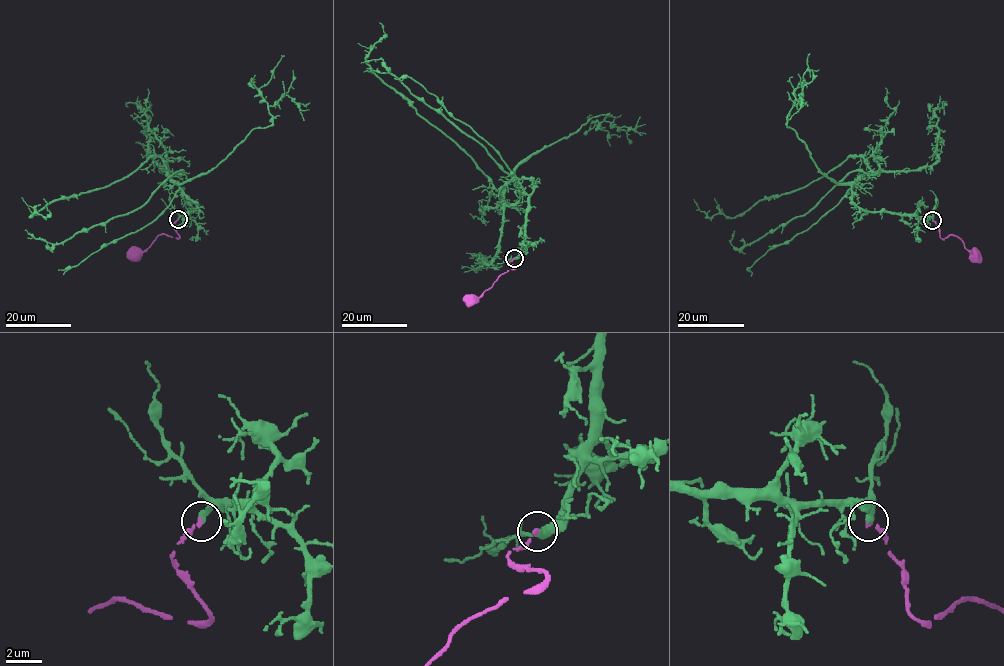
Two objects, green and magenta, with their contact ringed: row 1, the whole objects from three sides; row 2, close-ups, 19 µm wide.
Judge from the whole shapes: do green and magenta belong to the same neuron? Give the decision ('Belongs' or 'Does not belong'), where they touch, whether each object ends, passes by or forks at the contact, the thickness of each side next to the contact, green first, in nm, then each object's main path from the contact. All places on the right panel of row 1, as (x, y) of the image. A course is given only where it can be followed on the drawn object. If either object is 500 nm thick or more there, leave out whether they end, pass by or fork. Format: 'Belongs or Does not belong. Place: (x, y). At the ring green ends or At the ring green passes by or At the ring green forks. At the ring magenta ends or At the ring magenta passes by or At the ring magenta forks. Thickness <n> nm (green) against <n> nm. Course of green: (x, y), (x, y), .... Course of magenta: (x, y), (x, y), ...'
Belongs. Place: (932, 220). At the ring green ends. At the ring magenta ends. Thickness 380 nm (green) against 240 nm. Course of green: (932, 220), (855, 205), (852, 185), (870, 170), (862, 157), (733, 217), (710, 217), (694, 199). Course of magenta: (932, 220), (942, 239), (954, 235), (973, 255)

